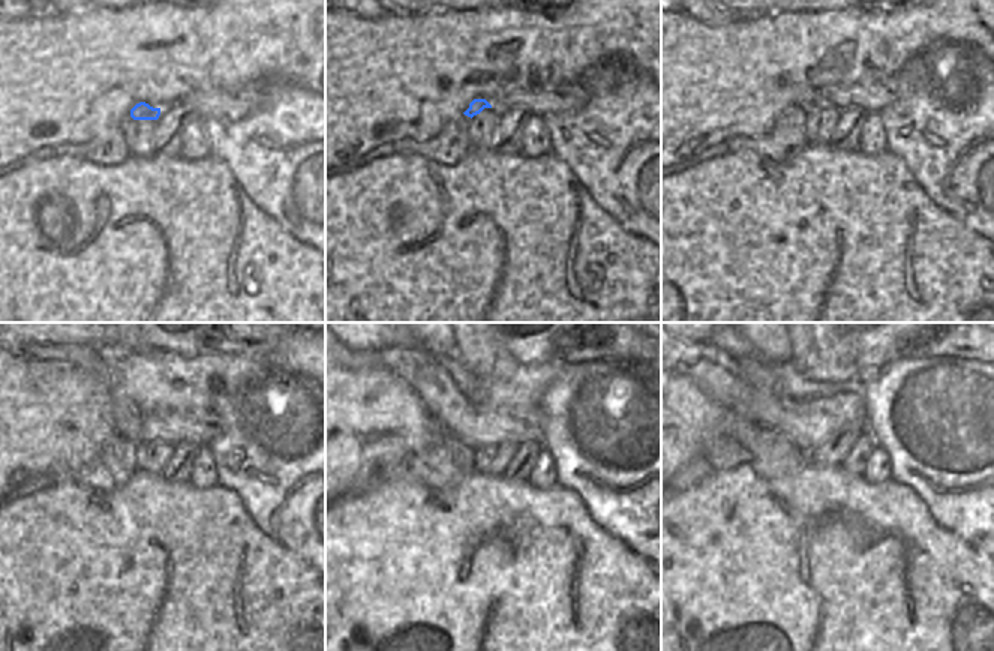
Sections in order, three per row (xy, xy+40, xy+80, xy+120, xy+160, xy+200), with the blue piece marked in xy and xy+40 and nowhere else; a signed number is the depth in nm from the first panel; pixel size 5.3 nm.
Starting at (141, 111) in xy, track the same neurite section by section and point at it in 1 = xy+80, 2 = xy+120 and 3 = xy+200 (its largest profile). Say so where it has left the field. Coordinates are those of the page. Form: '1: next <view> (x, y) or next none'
1: next xy+80 (810, 99)
2: next xy+120 (128, 419)
3: next xy+200 (760, 375)

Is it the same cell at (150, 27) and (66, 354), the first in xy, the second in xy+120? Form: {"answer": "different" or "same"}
{"answer": "different"}

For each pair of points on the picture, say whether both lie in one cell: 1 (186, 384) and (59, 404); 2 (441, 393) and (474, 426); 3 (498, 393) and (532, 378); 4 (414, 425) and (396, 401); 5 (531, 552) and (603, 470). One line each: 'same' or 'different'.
1: same
2: different
3: same
4: same
5: different

